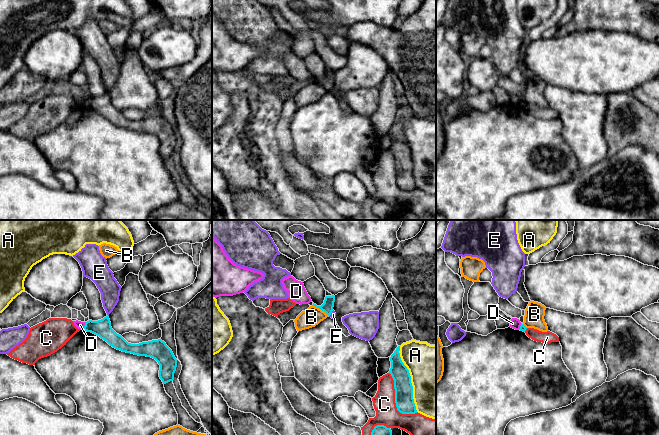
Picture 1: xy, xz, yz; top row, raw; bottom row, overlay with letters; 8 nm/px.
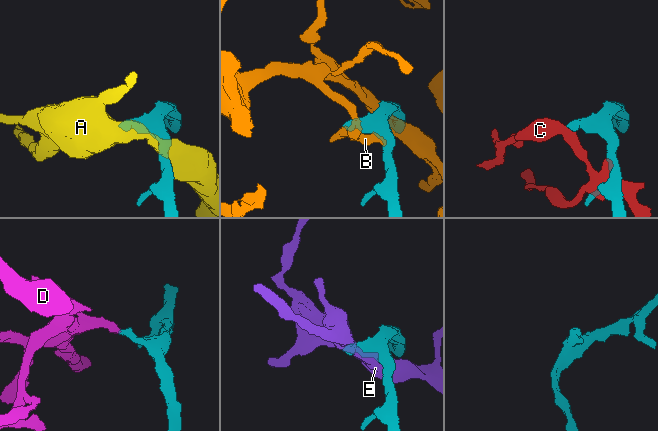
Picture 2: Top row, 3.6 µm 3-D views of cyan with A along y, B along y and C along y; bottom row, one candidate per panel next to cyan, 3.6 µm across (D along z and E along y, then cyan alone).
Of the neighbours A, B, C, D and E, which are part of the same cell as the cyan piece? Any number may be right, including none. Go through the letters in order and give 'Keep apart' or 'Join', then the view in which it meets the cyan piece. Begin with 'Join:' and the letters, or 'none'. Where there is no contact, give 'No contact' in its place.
Join: none
A: Keep apart. Touches cyan in xz
B: Keep apart. Touches cyan in xz
C: Keep apart. Touches cyan in xz
D: Keep apart. Touches cyan in xy
E: Keep apart. Touches cyan in xz

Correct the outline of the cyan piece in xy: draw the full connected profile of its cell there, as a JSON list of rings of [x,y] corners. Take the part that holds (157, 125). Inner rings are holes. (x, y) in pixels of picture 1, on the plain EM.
[[[109,92],[98,97],[87,97],[83,106],[99,112],[117,126],[155,135],[160,141],[159,153],[163,160],[174,156],[177,135],[172,126],[161,115],[139,120],[128,119],[121,111],[112,105]]]

